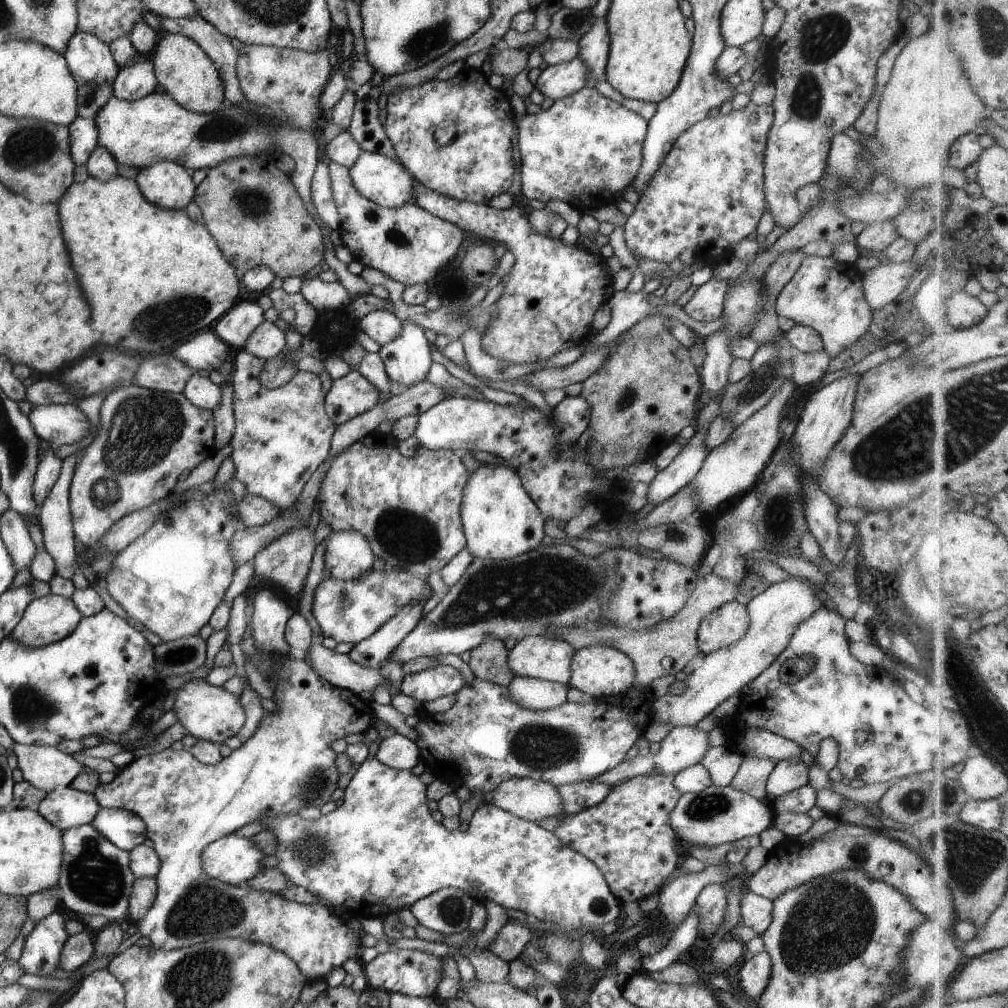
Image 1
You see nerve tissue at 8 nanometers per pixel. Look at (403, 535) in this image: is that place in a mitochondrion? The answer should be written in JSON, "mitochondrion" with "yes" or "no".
{"mitochondrion":"yes"}

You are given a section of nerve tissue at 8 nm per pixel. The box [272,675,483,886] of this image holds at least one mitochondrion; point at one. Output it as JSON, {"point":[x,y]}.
{"point":[311,850]}

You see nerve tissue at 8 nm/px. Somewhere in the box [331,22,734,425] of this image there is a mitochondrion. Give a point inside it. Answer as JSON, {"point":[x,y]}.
{"point":[626,397]}

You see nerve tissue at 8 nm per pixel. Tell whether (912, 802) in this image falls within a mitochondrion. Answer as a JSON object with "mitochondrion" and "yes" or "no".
{"mitochondrion":"yes"}

